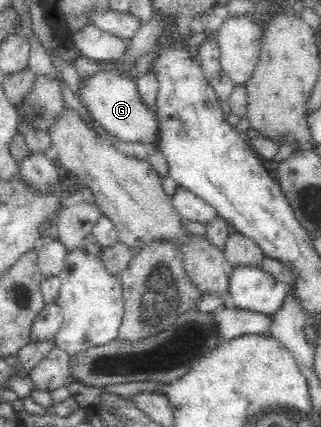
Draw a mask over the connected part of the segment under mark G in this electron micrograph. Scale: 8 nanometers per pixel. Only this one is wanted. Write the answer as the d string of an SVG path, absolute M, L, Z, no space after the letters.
M101 70L87 80L81 80L79 100L109 134L123 142L153 143L157 145L158 124L155 113L142 103L135 80L120 76L112 70Z

